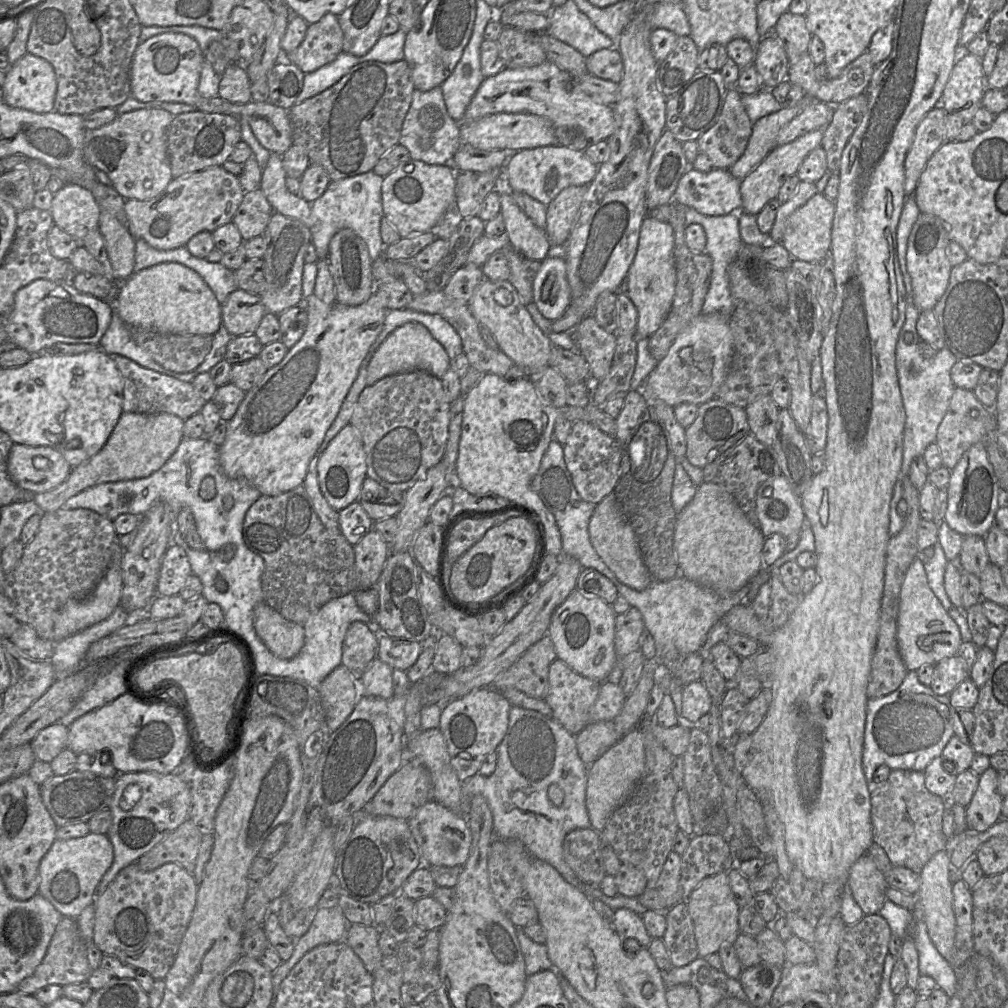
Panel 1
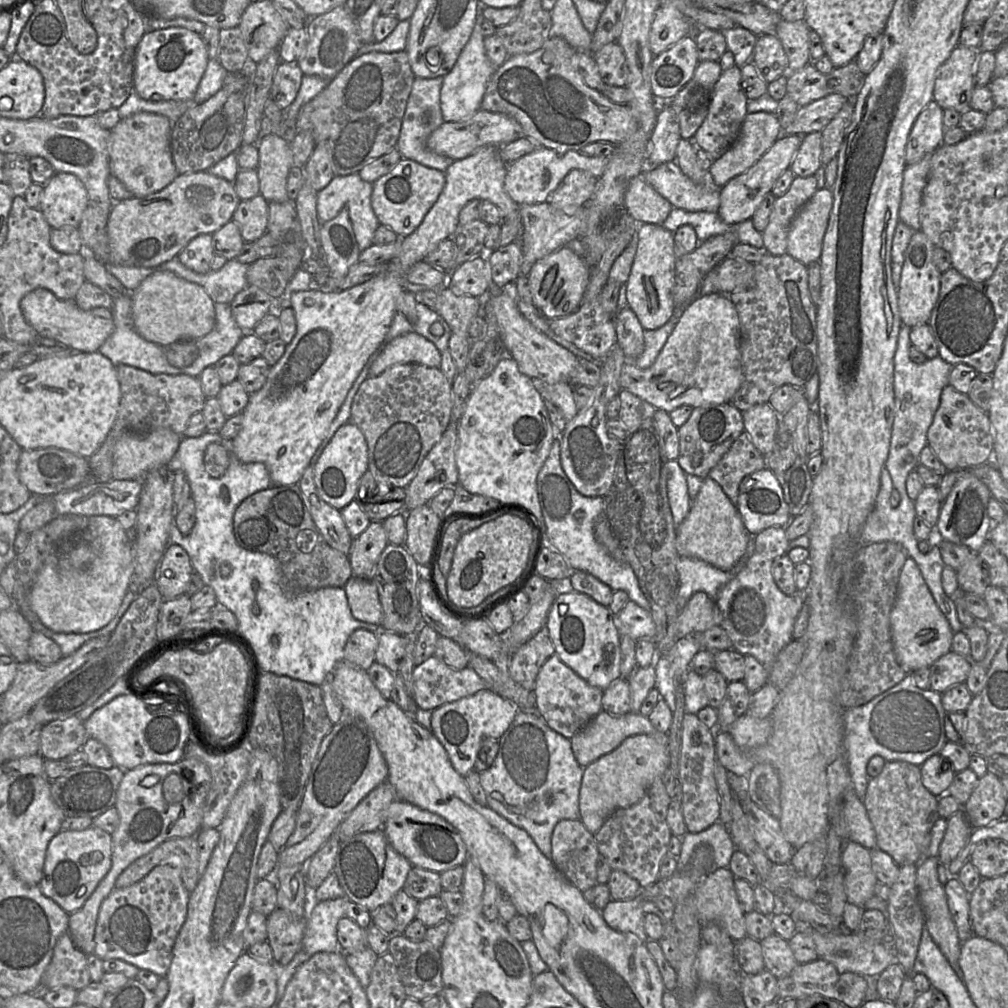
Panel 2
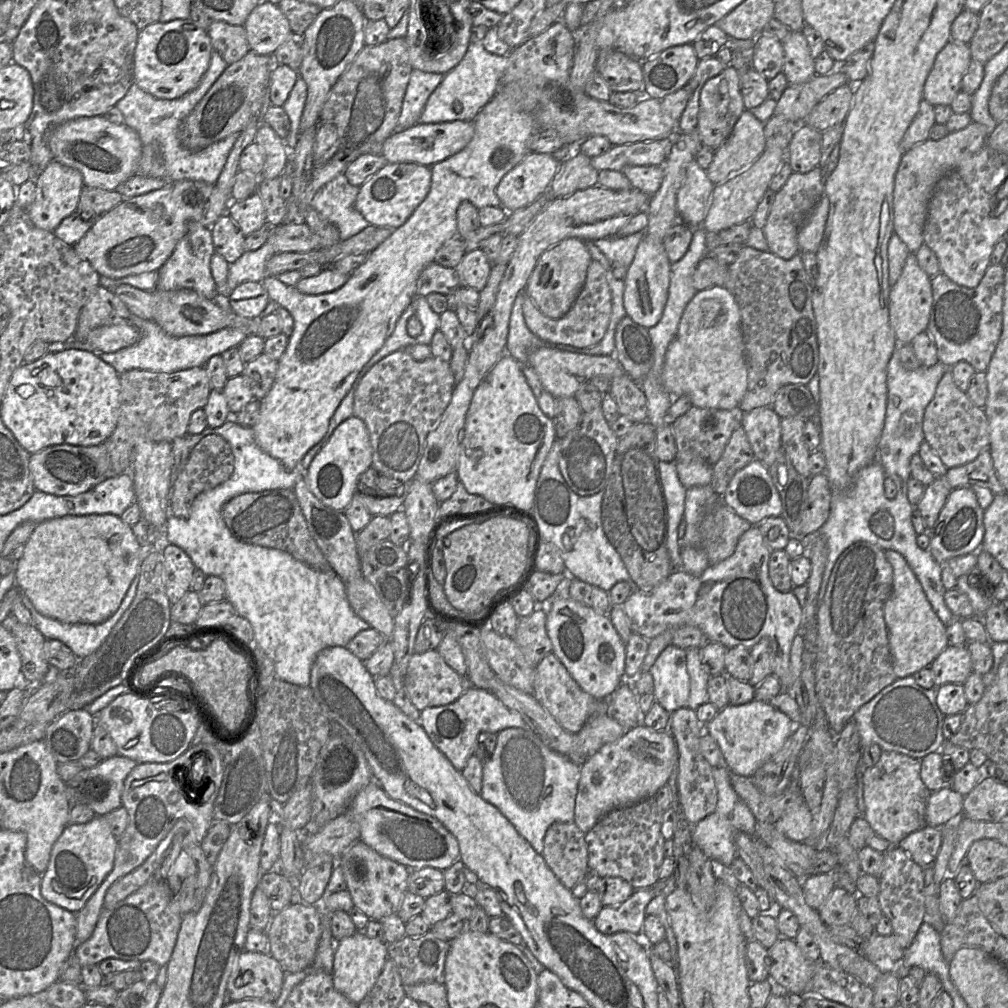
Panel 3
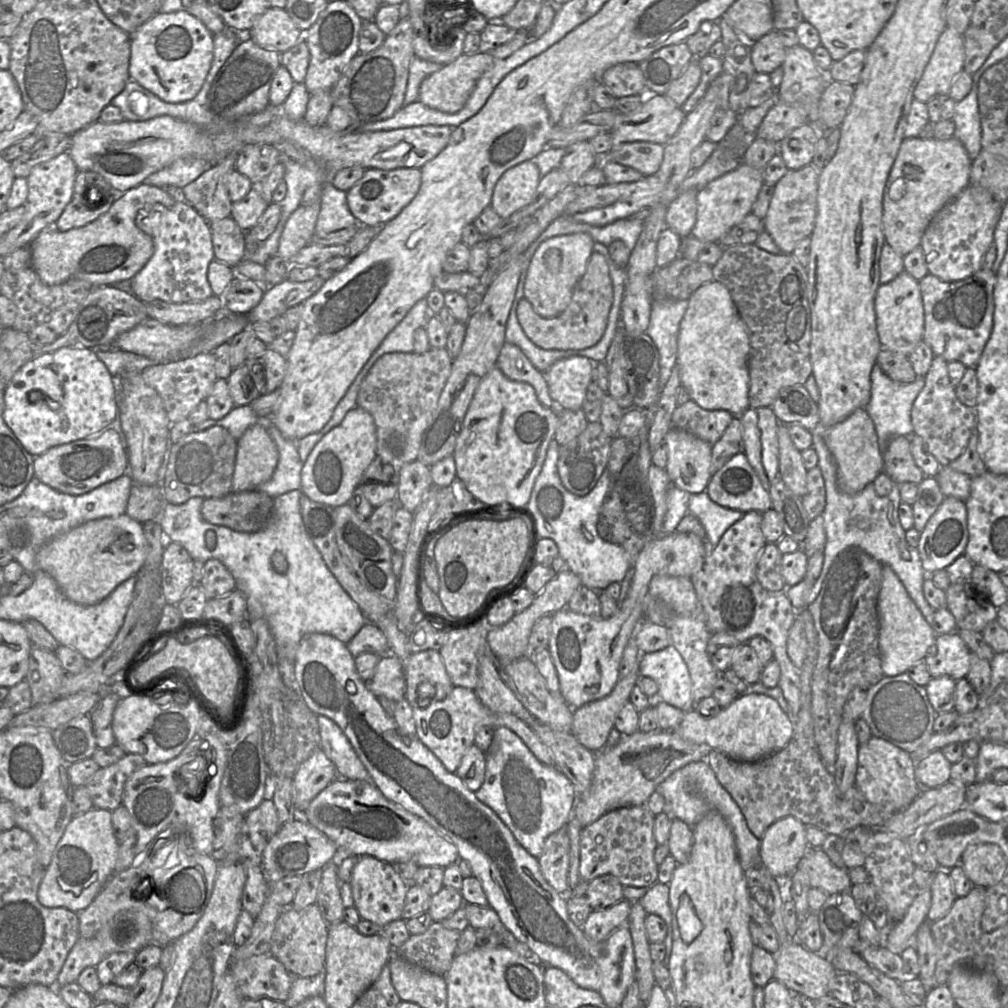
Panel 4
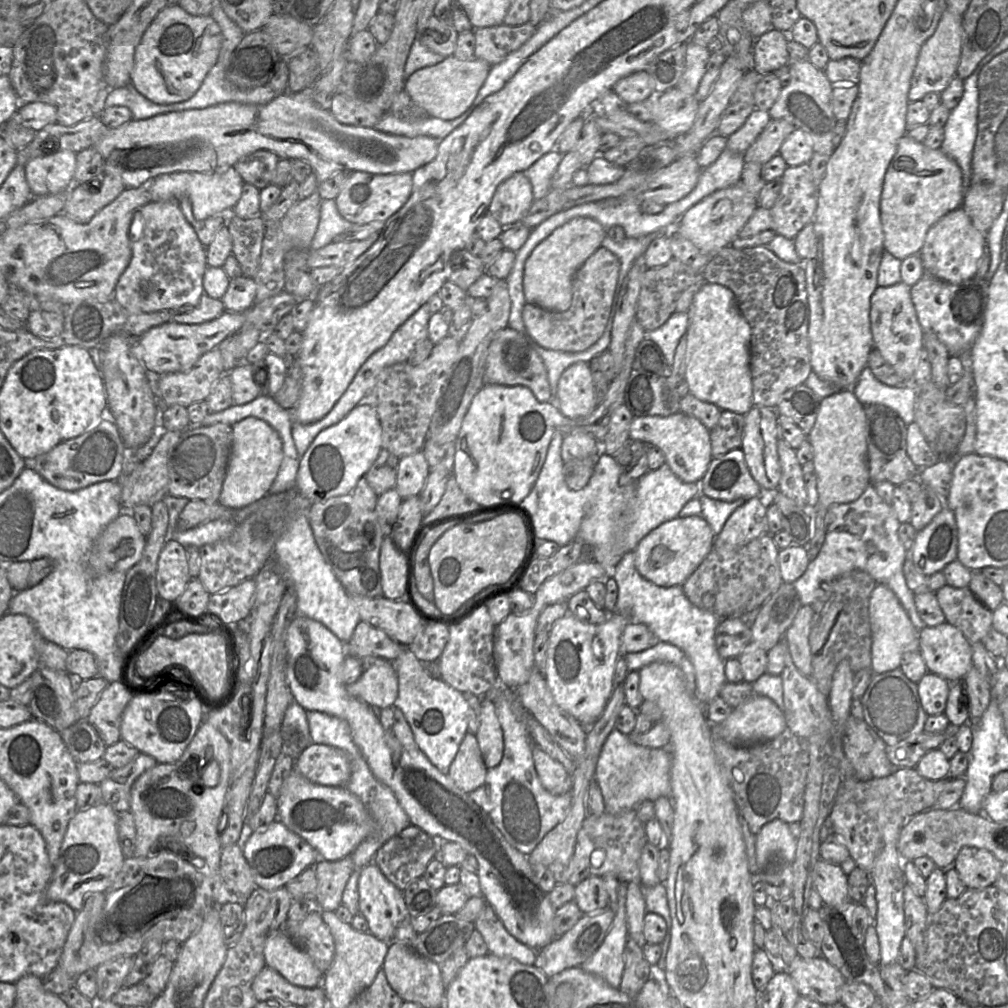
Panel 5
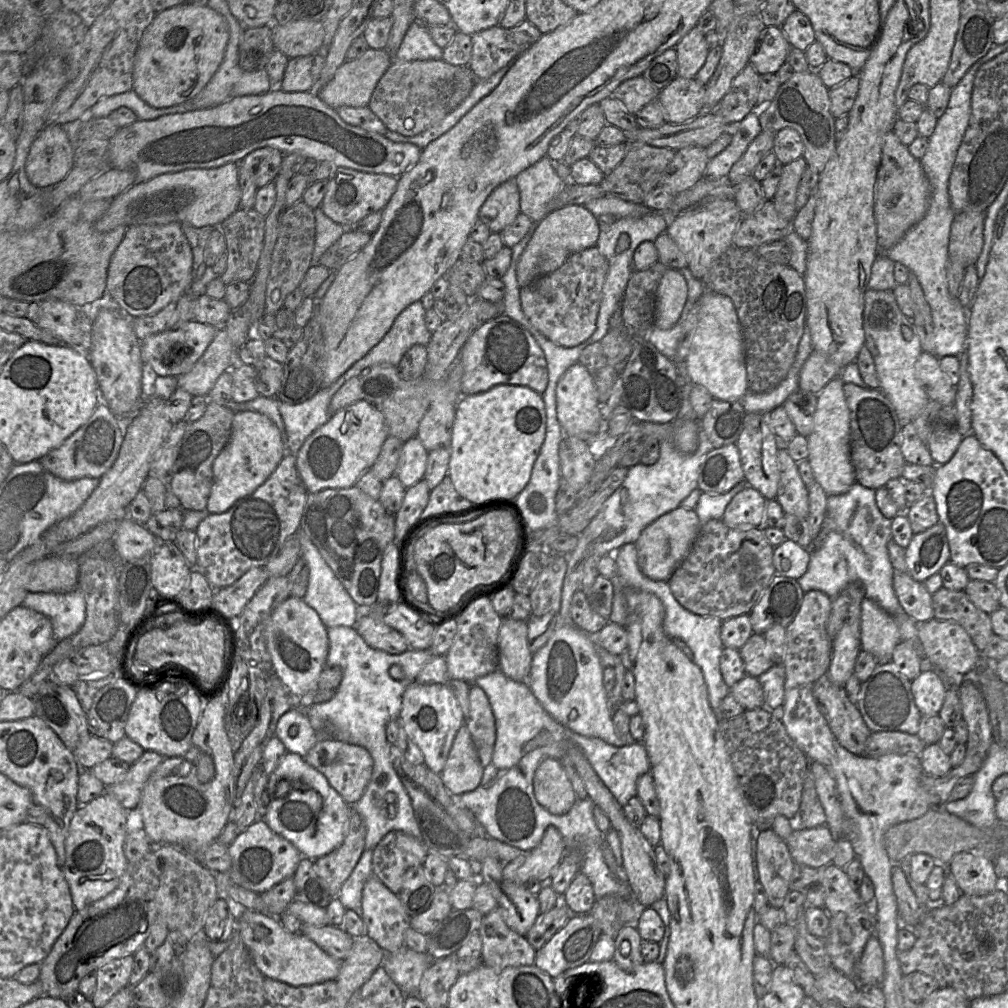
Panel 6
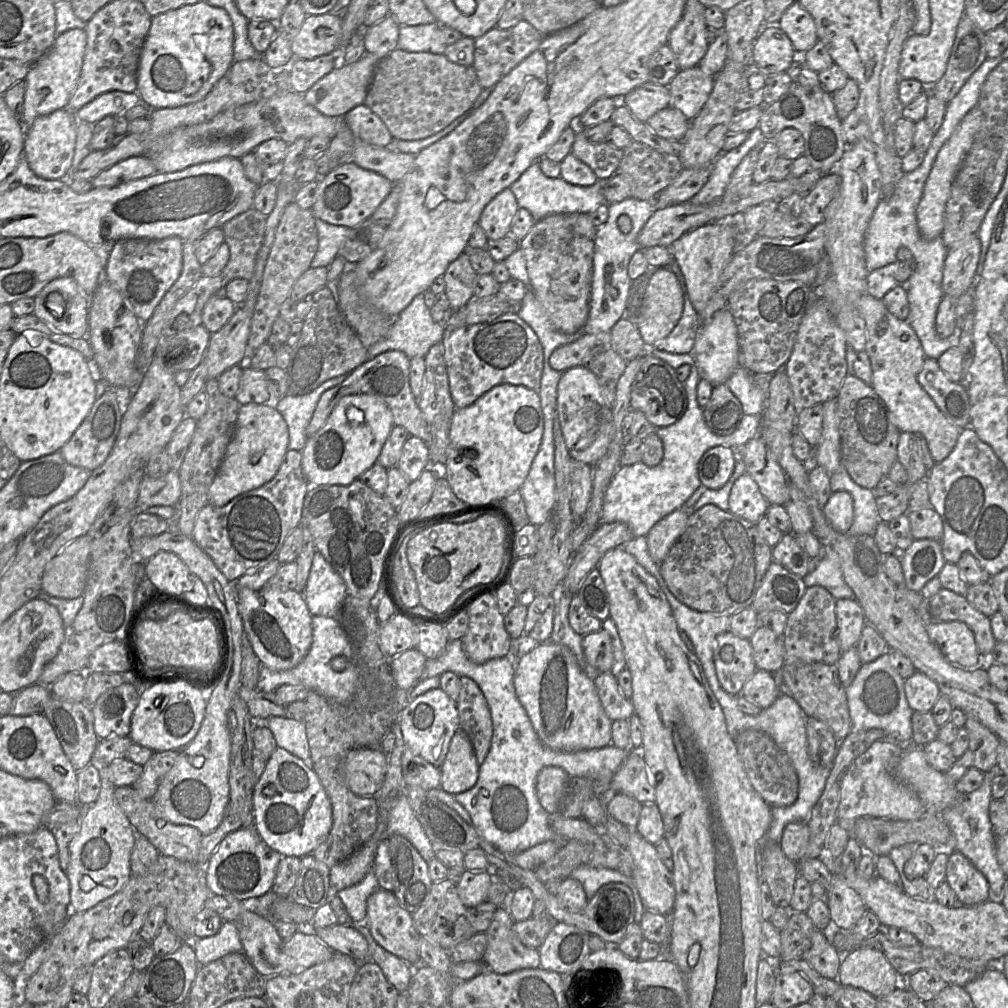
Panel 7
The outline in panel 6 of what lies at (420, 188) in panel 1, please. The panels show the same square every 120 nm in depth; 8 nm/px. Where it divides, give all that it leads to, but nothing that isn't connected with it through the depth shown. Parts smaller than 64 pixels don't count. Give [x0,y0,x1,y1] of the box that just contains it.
[321,168,399,228]

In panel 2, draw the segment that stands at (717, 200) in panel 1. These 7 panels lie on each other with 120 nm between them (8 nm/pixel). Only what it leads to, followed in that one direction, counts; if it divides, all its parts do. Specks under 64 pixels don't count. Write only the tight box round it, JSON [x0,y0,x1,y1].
[642,161,720,213]

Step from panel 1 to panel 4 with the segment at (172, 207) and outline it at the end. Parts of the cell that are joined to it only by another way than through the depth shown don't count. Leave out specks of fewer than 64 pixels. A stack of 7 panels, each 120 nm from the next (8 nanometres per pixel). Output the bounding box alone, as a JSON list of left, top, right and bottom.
[29,183,182,287]

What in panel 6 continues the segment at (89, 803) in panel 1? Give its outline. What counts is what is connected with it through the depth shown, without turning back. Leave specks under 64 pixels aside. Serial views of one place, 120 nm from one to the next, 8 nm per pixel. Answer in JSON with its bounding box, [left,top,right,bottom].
[106,751,164,810]

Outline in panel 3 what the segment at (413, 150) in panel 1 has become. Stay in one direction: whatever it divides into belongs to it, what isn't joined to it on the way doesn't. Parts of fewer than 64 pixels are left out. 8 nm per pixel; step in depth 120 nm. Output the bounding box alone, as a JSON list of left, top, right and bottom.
[396,70,444,132]

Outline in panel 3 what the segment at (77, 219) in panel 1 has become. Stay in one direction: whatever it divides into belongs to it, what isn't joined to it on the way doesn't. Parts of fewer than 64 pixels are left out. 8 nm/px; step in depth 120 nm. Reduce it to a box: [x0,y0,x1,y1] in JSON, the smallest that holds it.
[27,159,84,231]

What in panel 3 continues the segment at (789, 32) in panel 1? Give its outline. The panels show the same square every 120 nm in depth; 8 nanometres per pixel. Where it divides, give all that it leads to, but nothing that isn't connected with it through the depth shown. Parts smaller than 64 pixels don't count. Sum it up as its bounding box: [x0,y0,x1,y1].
[782,31,815,85]

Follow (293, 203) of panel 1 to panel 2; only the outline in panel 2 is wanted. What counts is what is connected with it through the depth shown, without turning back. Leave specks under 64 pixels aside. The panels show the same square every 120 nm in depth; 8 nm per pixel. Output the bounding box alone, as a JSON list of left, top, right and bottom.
[257,134,293,202]

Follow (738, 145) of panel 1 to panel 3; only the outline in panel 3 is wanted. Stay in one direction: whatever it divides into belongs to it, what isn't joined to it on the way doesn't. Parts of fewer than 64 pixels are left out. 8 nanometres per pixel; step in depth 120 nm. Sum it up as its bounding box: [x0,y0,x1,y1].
[697,65,745,150]

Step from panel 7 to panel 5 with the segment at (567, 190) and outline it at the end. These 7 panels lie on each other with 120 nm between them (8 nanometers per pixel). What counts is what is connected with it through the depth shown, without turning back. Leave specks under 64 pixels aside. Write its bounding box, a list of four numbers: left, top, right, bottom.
[523,148,563,200]

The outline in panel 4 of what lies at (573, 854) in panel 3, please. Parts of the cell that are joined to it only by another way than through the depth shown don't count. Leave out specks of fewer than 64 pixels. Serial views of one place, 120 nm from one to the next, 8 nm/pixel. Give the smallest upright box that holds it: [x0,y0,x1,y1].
[538,827,570,894]

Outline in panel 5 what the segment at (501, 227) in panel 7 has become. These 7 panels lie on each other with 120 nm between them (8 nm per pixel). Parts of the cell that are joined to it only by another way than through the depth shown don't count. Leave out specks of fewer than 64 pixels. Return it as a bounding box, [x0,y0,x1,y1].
[487,171,533,226]

